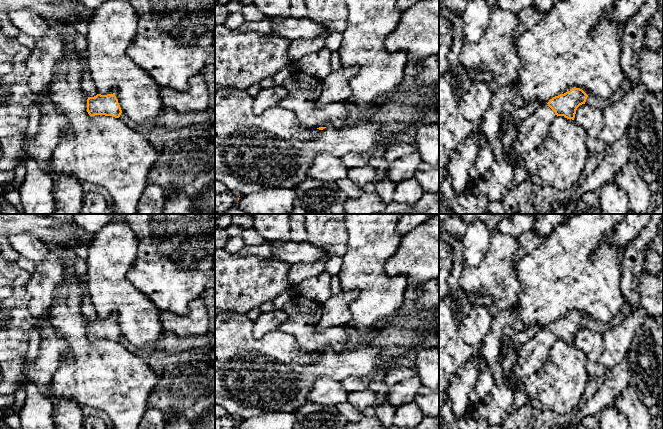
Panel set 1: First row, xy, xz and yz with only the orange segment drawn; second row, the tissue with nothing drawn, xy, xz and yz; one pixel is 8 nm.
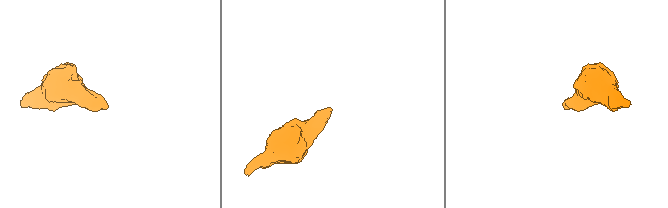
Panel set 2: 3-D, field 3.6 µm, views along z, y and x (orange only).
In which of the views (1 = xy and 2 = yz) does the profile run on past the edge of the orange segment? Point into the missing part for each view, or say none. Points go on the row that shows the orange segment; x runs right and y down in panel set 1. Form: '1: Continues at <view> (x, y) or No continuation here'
1: No continuation here
2: Continues at yz (531, 132)

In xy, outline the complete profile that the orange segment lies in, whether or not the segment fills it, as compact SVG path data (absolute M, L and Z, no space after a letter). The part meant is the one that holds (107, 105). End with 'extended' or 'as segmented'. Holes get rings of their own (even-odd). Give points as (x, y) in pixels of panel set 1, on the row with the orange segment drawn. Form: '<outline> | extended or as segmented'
M97 94L94 97L88 97L87 112L90 116L105 115L119 118L122 110L114 94Z | as segmented

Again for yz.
M572 88L564 94L553 97L536 111L522 120L517 128L517 137L509 152L504 156L513 166L519 164L524 153L538 148L549 133L557 116L574 120L577 108L585 104L588 95L580 88Z | extended

